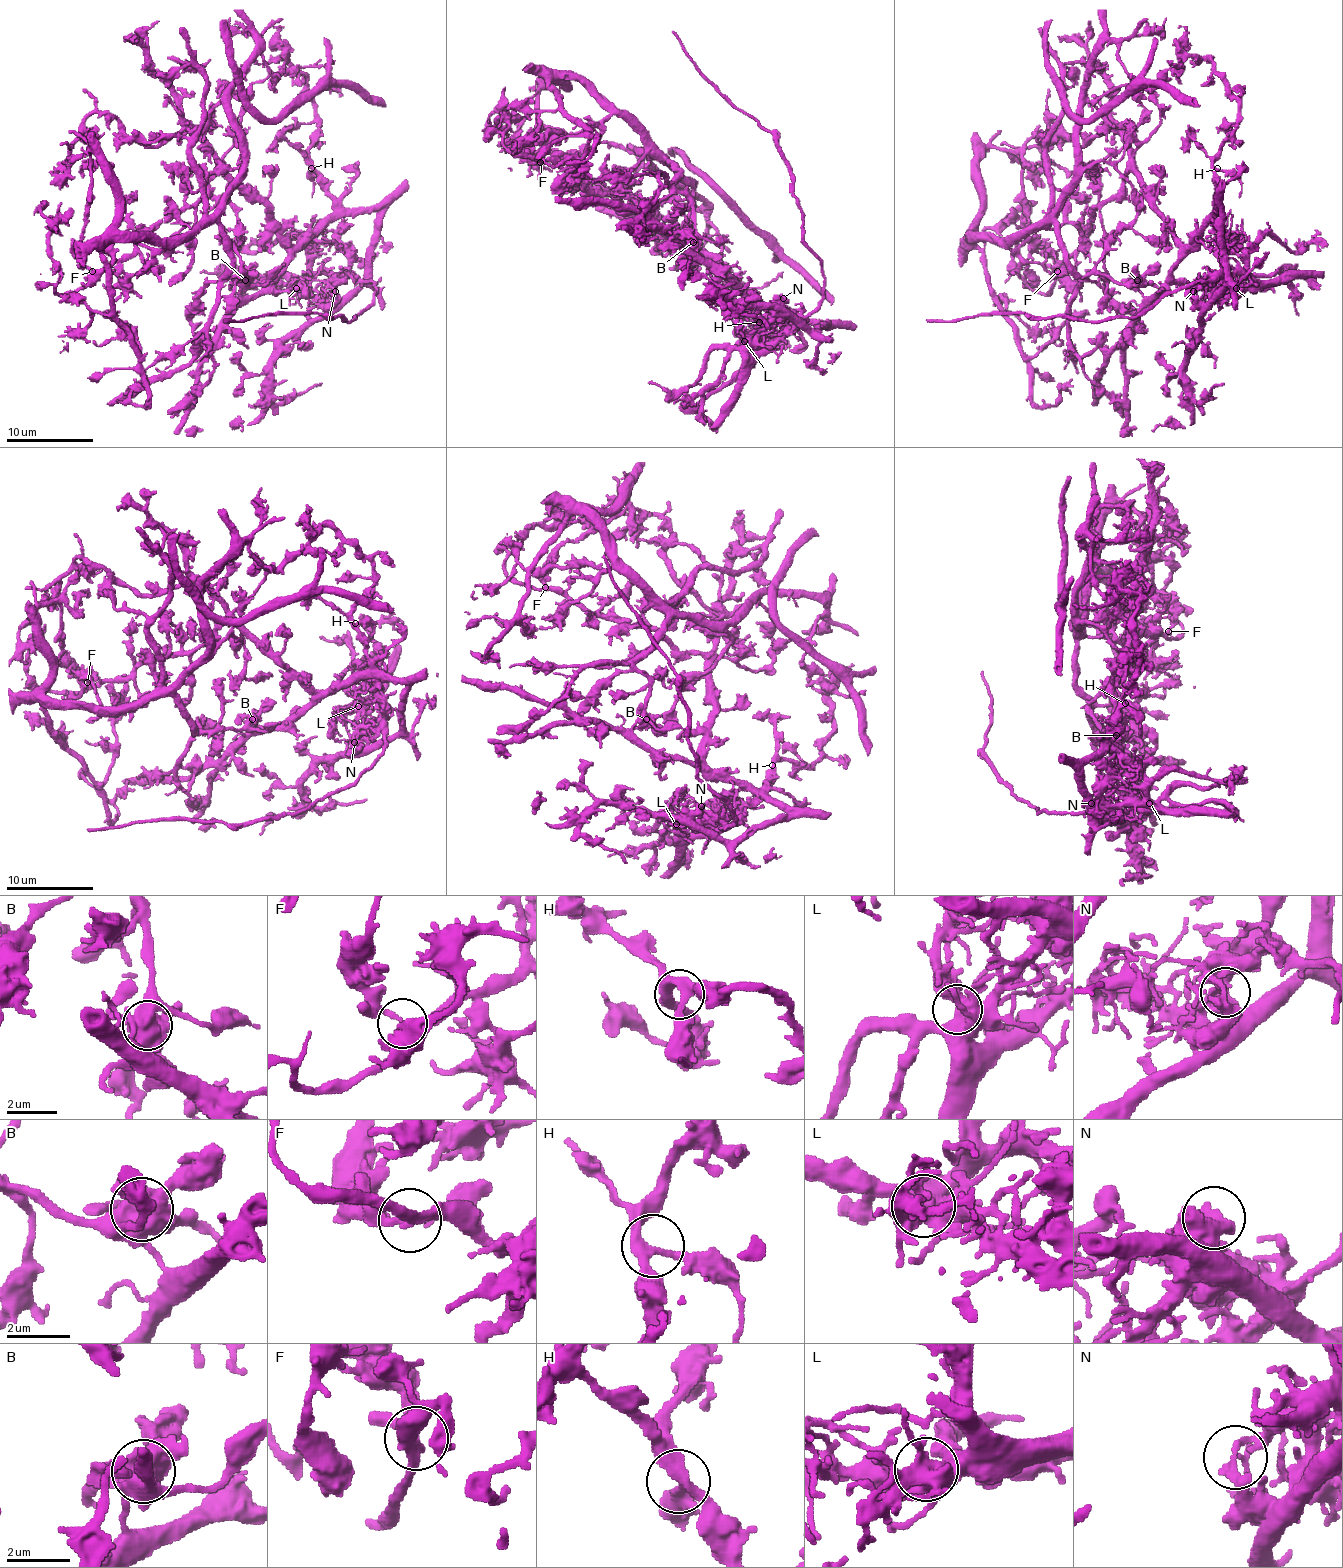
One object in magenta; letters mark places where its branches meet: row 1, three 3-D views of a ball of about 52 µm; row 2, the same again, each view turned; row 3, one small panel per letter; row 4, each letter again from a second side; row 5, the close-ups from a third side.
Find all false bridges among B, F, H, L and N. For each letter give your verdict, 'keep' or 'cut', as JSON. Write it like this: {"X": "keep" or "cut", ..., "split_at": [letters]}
{"B": "cut", "F": "keep", "H": "keep", "L": "keep", "N": "cut", "split_at": ["B", "N"]}

